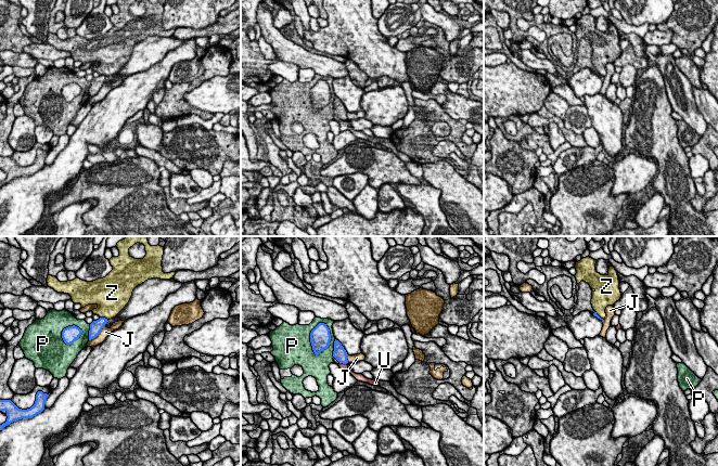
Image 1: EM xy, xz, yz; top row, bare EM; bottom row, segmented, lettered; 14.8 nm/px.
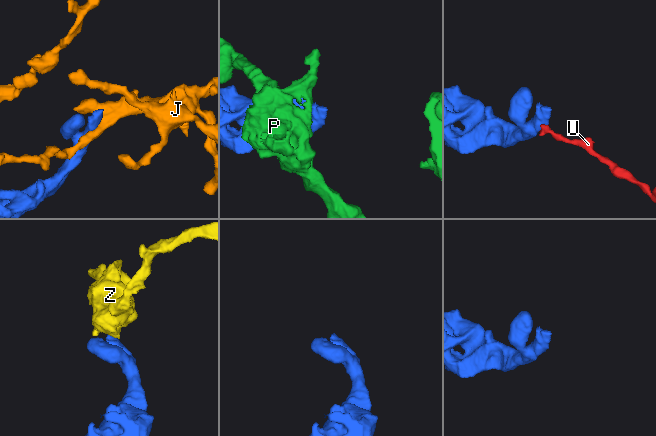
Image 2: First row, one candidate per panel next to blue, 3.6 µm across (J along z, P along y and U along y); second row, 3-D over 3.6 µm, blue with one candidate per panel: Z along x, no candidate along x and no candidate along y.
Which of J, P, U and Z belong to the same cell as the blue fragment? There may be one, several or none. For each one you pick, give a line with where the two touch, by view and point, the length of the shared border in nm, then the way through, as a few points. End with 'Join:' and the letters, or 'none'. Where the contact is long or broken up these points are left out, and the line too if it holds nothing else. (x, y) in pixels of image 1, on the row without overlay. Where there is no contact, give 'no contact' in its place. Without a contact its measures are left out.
Join: none

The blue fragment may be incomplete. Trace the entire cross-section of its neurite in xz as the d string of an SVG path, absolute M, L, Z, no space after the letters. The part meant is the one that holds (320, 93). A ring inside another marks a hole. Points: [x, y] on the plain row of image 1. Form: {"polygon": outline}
{"polygon": "M319 80L310 90L310 100L316 113L329 104L330 87L324 80Z"}

